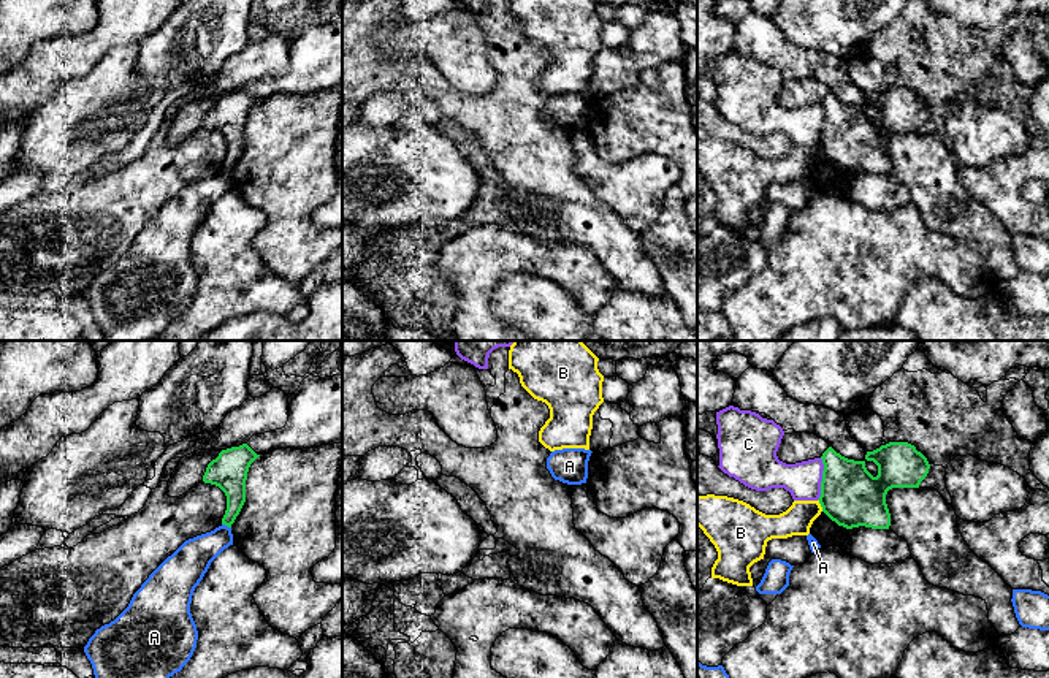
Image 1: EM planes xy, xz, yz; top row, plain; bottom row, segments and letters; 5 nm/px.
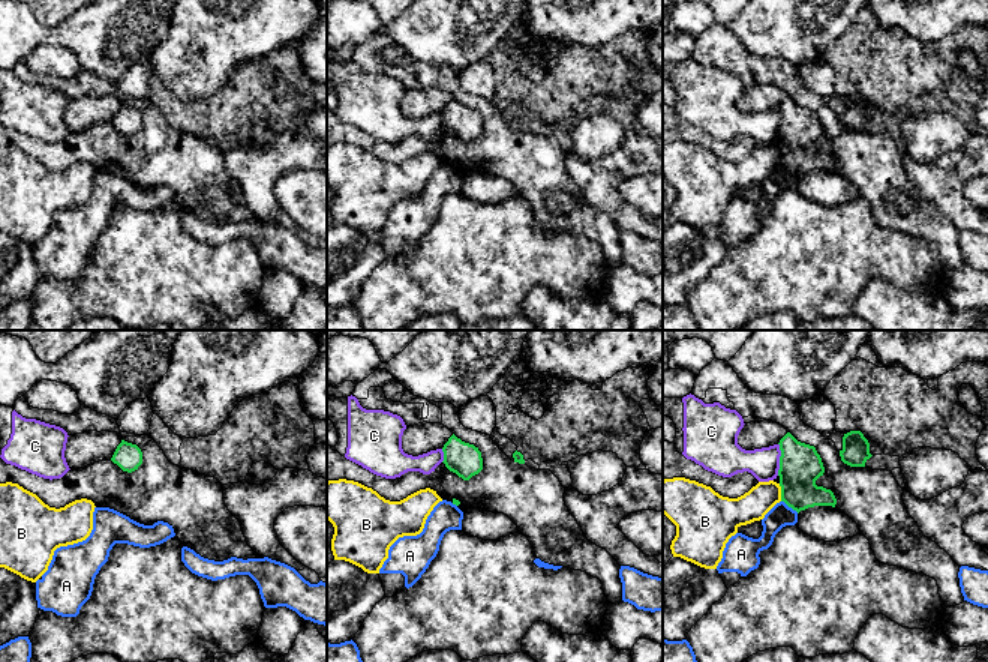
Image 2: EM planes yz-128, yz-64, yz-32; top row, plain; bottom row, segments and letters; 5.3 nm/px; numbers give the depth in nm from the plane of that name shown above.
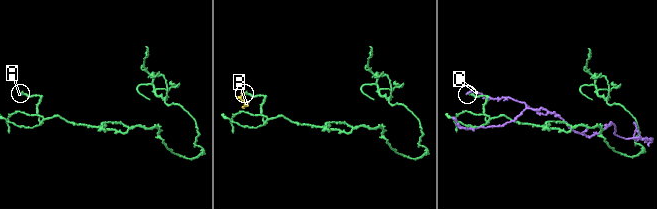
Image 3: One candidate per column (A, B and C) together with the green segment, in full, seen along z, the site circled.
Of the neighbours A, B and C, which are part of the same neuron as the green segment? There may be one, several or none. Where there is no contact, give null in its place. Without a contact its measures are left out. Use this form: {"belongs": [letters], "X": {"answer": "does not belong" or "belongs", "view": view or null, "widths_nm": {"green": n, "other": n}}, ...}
{"belongs": [], "A": {"answer": "does not belong", "view": "xy", "widths_nm": {"green": 170, "other": 190}}, "B": {"answer": "does not belong", "view": "yz", "widths_nm": {"green": 300, "other": 150}}, "C": {"answer": "does not belong", "view": "yz", "widths_nm": {"green": 300, "other": 180}}}

